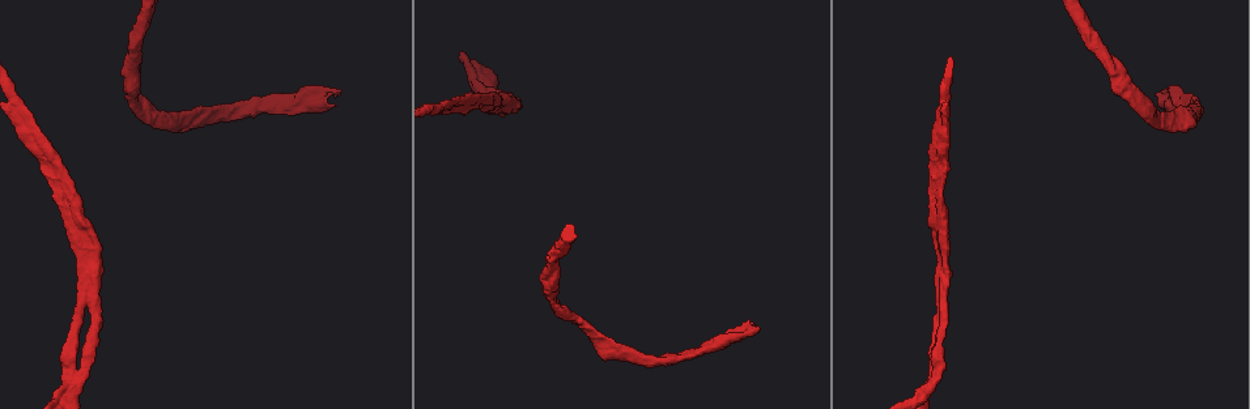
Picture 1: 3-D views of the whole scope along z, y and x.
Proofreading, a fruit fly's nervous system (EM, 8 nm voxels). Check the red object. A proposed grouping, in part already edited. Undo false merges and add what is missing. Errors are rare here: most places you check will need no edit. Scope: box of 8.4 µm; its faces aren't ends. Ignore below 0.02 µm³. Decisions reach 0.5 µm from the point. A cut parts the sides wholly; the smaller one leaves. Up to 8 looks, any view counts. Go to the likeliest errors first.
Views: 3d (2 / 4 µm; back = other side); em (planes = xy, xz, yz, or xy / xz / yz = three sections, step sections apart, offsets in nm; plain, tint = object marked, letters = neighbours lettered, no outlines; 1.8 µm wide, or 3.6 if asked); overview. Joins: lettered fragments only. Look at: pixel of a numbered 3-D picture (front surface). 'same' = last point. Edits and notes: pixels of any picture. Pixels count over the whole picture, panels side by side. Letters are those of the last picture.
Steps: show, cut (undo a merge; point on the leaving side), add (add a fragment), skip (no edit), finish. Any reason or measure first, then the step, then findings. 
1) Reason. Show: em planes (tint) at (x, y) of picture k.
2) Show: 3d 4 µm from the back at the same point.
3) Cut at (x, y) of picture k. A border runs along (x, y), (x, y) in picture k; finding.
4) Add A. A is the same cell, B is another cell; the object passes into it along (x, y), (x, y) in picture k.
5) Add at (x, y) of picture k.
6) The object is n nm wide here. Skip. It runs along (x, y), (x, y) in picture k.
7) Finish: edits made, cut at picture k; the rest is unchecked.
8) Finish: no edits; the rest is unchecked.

Arms run side by side. Show: em planes (letters) at (85, 274) of picture 1.

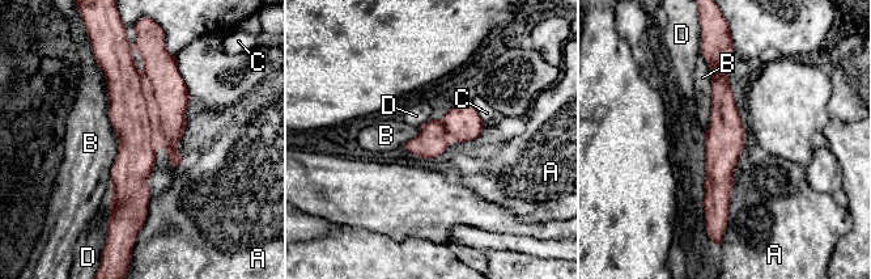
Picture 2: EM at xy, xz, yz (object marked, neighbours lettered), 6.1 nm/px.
The longest contact is with B, 800 nm. Skip. A, B, C and D are other cells; a border runs along (94, 59), (118, 139), (111, 190) in picture 2; one cell here.

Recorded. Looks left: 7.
Long arm stops here. Show: 3d 2 µm at (340, 89) of picture 1.

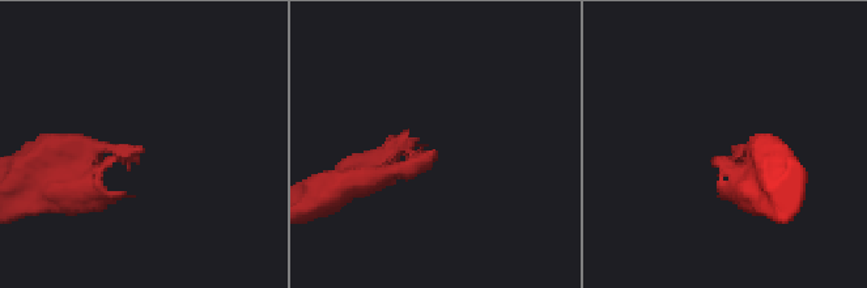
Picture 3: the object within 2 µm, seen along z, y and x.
Now the EM. Show: em planes (letters) at (432, 152) of picture 3.

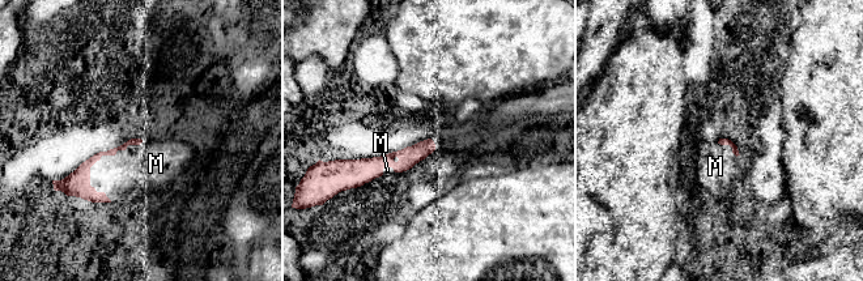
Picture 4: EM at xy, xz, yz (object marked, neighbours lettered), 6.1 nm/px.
Add at (147, 165) of picture 4. M is the same cell; the object passes into it along (79, 182), (107, 154), (147, 165) in picture 4; the cell continues.

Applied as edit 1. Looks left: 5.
Show: overview.

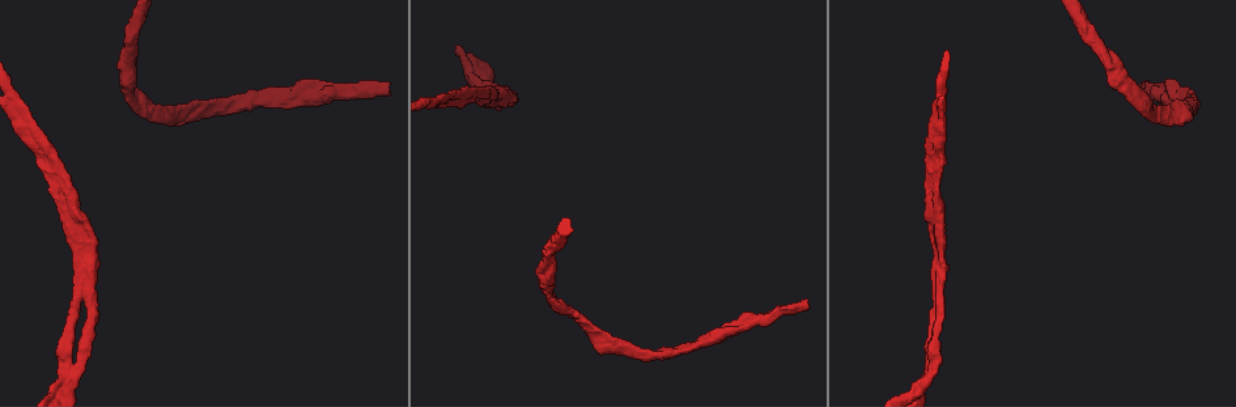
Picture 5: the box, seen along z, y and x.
Arms part here. Show: em planes (tint) at (67, 377) of picture 5.

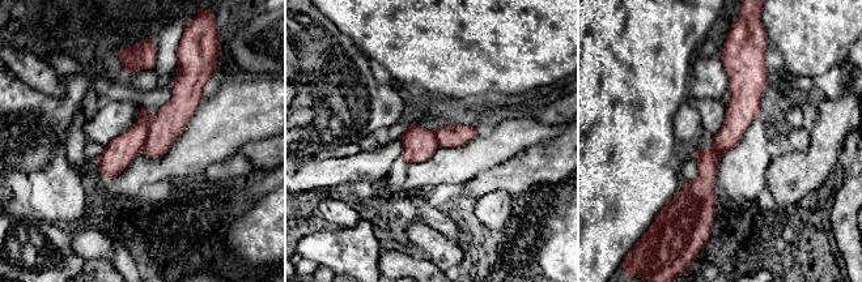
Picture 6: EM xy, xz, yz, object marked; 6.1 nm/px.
See the neighbours. Show: em planes (letters) at the same point.

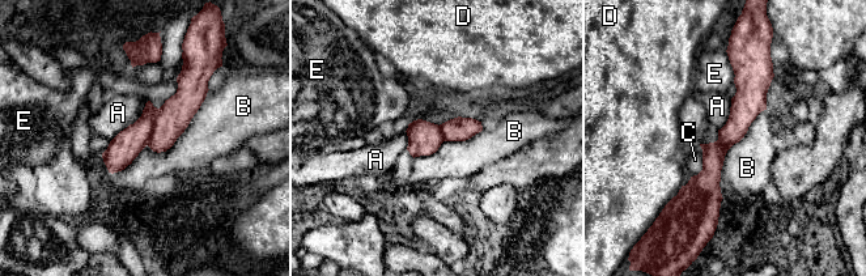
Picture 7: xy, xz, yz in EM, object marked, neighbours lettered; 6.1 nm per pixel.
The object is 160 nm wide here. Skip. A, B, C, D and E are other cells; it runs along (737, 58), (744, 109), (713, 153), (716, 213) in picture 7; continuous, no second cell.

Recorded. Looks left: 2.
Finish: edits made, add at picture 4; the rest is unchecked.

